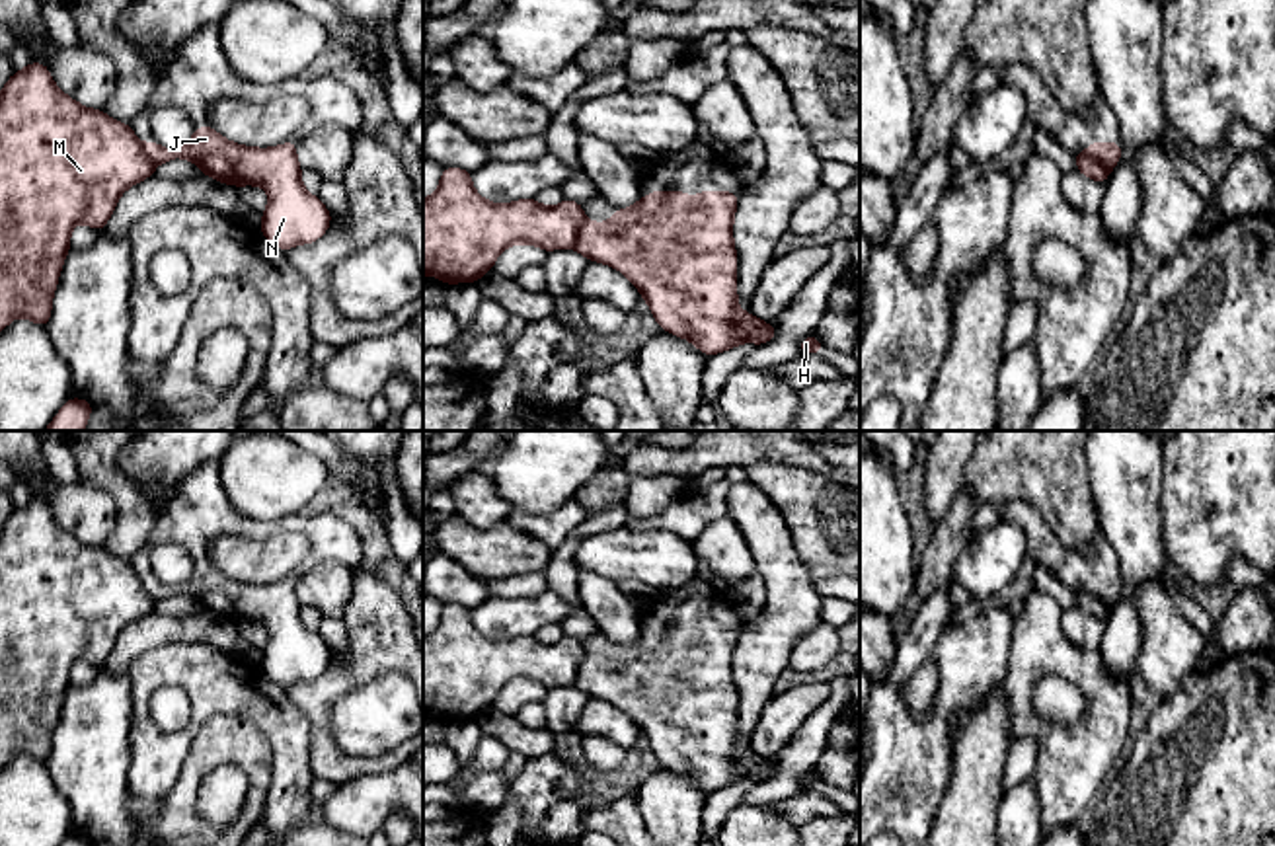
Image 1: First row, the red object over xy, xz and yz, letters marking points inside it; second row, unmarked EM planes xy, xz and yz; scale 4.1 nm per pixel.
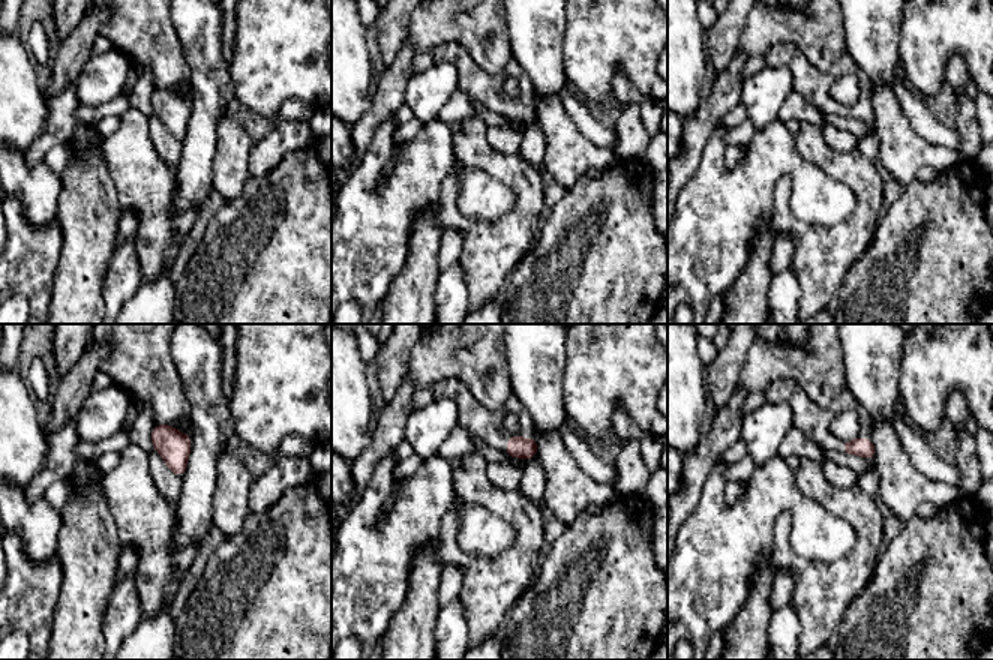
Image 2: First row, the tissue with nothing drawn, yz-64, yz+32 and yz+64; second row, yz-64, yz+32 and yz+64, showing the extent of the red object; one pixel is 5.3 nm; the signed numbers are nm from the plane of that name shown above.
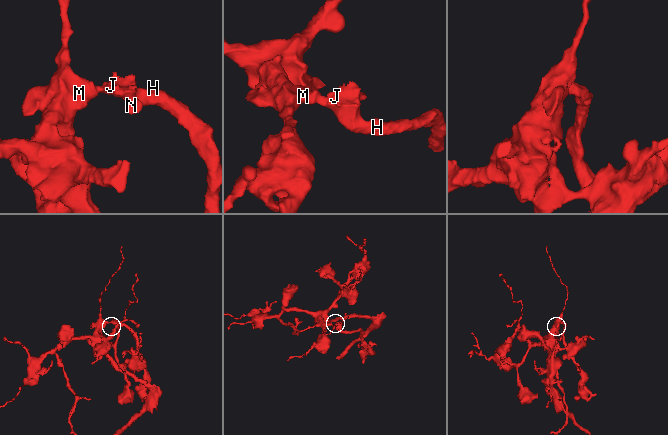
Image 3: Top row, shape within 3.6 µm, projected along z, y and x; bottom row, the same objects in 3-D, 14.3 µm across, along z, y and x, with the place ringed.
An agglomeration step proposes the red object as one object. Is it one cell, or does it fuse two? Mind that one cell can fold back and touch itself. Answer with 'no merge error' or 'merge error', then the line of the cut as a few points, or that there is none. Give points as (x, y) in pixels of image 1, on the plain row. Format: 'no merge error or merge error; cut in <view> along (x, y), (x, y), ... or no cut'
merge error; cut in xz along (585, 659), (572, 683)

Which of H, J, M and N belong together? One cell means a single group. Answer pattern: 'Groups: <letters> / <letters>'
Groups: H J N / M

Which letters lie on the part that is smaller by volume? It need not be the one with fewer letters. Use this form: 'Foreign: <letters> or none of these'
Foreign: H, J, N

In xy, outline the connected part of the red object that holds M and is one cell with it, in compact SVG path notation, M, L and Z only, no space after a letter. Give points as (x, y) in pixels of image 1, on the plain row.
M29 499L12 511L0 528L0 768L18 752L49 762L70 667L78 659L103 667L123 628L154 612L154 604L131 561L68 534L45 501Z

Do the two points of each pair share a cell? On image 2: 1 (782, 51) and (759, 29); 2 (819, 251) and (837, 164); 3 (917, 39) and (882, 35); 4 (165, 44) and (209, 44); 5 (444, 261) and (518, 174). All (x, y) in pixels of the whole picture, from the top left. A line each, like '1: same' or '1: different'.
1: different
2: same
3: different
4: different
5: different

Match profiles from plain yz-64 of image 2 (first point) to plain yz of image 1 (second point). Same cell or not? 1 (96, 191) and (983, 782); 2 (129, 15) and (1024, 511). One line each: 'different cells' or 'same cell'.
1: same cell
2: different cells

